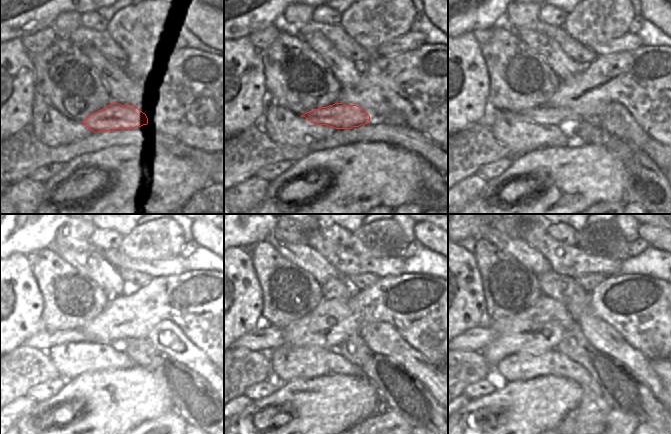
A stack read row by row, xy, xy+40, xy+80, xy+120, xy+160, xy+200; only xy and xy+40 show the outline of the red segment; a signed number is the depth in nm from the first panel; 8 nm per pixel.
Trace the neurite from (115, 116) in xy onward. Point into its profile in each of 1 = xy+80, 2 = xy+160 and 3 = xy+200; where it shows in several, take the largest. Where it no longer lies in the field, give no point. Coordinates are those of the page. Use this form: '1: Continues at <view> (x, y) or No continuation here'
1: Continues at xy+80 (545, 115)
2: Continues at xy+160 (265, 338)
3: Continues at xy+200 (475, 339)

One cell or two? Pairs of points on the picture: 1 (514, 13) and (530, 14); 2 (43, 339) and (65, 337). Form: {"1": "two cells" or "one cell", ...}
{"1": "one cell", "2": "one cell"}

